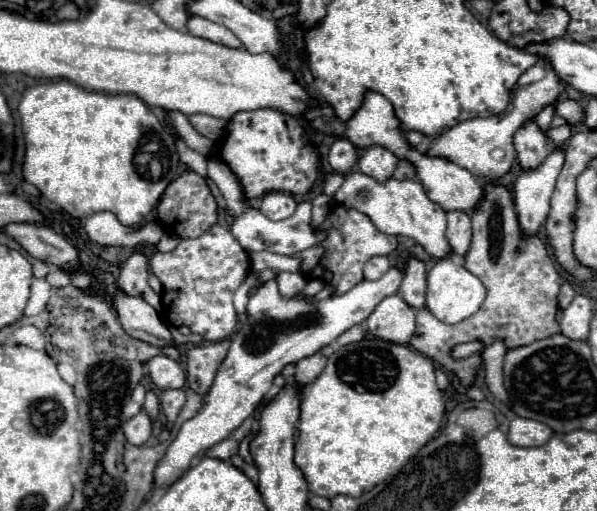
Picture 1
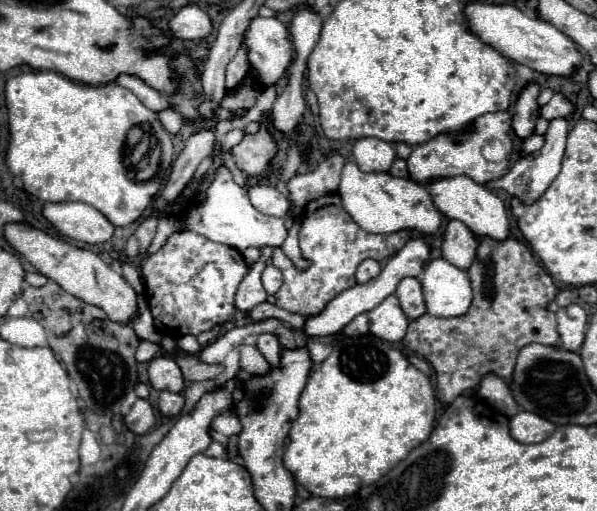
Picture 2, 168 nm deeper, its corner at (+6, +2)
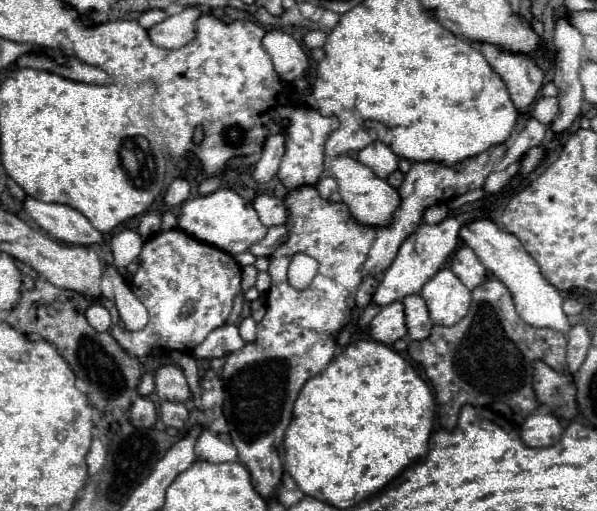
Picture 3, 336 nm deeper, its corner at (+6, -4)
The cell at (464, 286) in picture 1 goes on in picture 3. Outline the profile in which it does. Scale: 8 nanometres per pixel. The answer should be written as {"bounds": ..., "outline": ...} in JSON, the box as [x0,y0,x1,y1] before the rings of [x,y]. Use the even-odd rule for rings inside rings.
{"bounds":[420,268,472,326],"outline":[[[442,268],[434,278],[430,278],[422,286],[420,296],[428,306],[432,322],[440,326],[452,326],[460,322],[472,302],[472,292],[456,274],[452,274],[450,268]]]}

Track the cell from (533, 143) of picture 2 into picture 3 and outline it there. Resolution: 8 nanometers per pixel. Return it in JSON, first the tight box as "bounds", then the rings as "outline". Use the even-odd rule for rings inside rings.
{"bounds":[482,162,518,194],"outline":[[[518,162],[516,164],[512,164],[512,166],[508,166],[506,170],[502,170],[502,172],[492,172],[490,176],[488,176],[488,180],[484,182],[484,186],[482,186],[482,190],[486,192],[486,194],[496,194],[496,192],[500,192],[506,184],[508,184],[508,180],[518,172]]]}

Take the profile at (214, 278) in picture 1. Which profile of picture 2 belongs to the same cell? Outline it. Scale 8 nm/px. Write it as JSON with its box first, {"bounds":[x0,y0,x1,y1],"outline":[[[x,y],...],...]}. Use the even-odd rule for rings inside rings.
{"bounds":[142,230,248,338],"outline":[[[192,230],[176,232],[168,238],[168,242],[156,252],[150,254],[142,262],[142,278],[146,284],[146,298],[150,304],[150,312],[154,316],[156,328],[164,336],[180,338],[184,334],[200,334],[206,330],[212,330],[218,324],[226,324],[234,318],[234,292],[240,284],[240,280],[248,274],[248,264],[244,262],[242,254],[236,248],[212,242],[204,238],[202,234],[196,234]]]}

